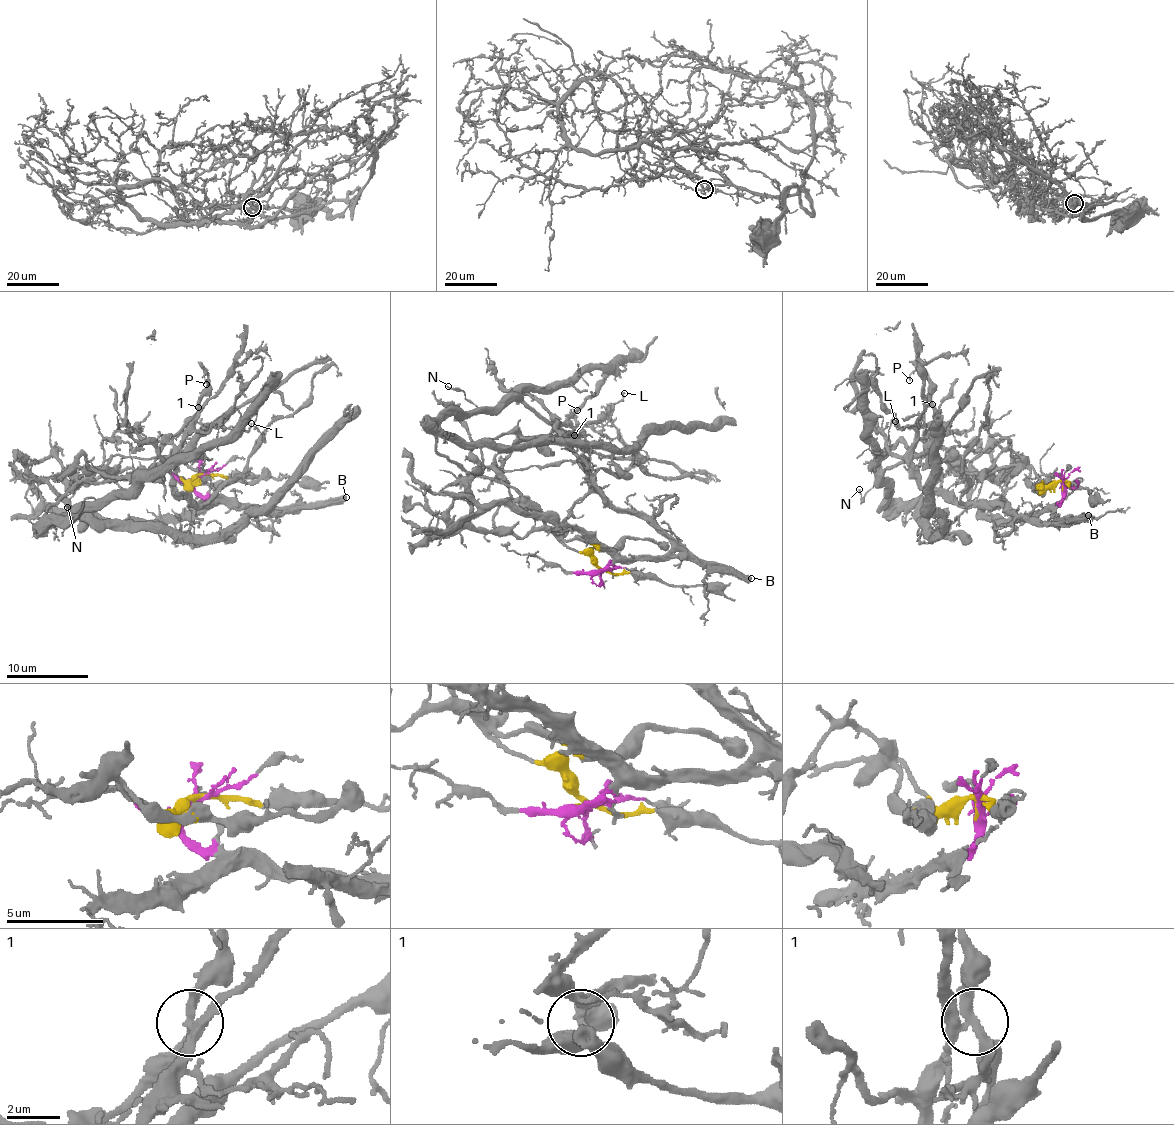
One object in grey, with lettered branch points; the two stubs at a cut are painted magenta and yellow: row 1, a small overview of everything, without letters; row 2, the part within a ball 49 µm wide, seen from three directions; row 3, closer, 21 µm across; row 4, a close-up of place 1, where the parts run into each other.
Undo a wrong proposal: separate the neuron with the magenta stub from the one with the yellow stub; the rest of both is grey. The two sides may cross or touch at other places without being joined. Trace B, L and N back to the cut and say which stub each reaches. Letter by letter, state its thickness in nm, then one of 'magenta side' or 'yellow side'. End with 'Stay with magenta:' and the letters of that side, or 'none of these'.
B: 600 nm | magenta side
L: 130 nm | magenta side
N: 130 nm | yellow side
Stay with magenta: B, L

